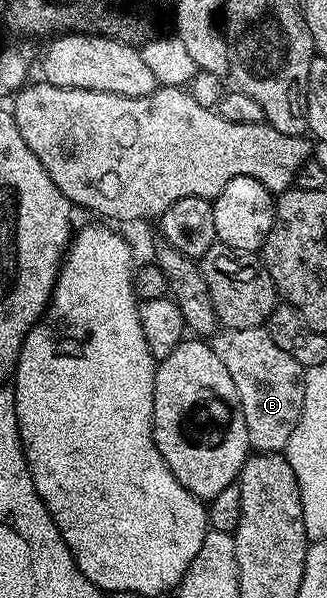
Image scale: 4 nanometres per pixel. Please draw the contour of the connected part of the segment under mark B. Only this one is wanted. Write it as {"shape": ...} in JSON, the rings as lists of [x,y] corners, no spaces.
{"shape":[[[265,328],[235,329],[229,334],[230,342],[224,348],[228,375],[236,383],[244,423],[248,427],[251,450],[259,453],[276,453],[285,450],[292,431],[304,407],[304,370],[288,351],[276,347],[276,339]]]}

